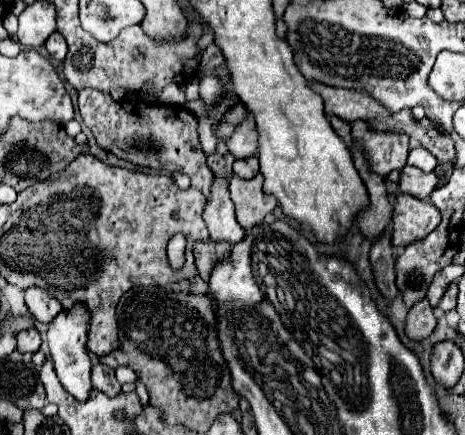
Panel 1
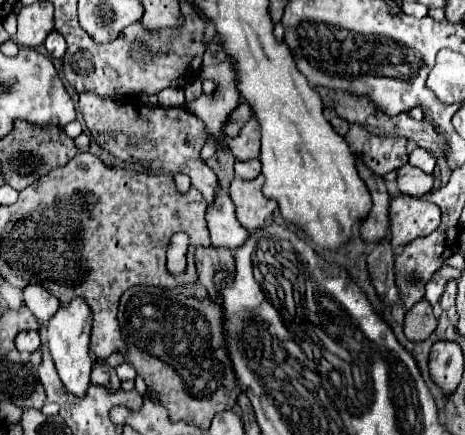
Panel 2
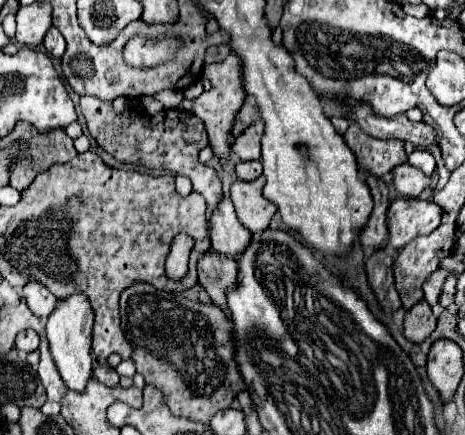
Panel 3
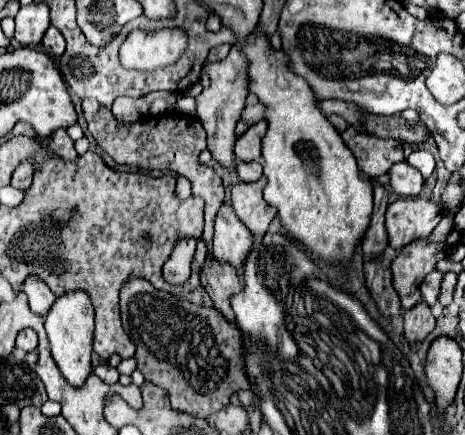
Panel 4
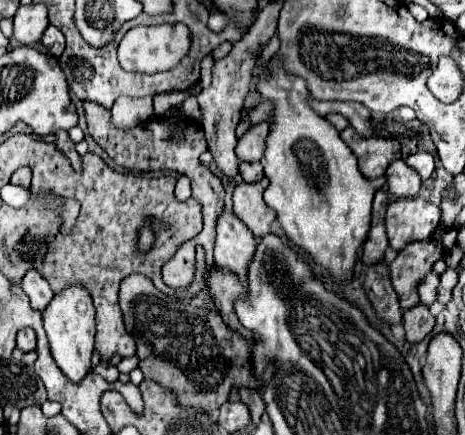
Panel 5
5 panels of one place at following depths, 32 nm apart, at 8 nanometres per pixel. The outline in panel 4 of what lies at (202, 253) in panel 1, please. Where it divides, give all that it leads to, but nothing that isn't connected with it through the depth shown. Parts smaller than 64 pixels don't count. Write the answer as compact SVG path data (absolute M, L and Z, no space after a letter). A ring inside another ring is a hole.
M206 260L202 268L202 286L208 290L214 308L222 312L222 316L236 326L236 316L232 316L230 298L240 292L244 286L240 276L230 264L220 264L216 260Z

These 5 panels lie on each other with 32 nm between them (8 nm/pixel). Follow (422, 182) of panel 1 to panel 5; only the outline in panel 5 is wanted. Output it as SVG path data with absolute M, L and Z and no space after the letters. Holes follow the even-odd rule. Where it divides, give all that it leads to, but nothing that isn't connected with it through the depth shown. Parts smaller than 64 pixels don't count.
M394 160L386 168L386 182L388 182L388 192L396 198L408 198L416 196L420 190L420 176L412 172L410 166L406 166L404 160Z

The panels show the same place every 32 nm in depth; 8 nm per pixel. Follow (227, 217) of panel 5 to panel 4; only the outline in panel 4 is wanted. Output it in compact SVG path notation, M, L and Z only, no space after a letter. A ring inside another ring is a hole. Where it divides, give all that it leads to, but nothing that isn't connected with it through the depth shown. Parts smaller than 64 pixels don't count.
M222 204L216 226L214 226L214 258L222 264L232 264L240 276L244 274L244 256L252 252L252 232L244 228L244 224L238 220L234 210L226 204Z

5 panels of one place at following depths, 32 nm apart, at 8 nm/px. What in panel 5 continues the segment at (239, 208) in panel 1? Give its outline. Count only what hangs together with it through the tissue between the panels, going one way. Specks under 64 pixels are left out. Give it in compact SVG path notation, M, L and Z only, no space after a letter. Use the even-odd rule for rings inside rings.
M268 178L254 184L238 184L234 188L234 214L250 228L256 238L270 234L270 226L276 220L276 212L262 200L264 188L268 188Z

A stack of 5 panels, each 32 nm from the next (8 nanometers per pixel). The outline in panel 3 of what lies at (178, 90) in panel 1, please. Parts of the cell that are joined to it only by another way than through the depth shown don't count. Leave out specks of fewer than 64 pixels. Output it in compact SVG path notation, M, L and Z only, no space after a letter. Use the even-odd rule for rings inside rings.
M162 90L153 95L157 100L163 102L166 108L177 108L184 98L183 91L181 90Z

